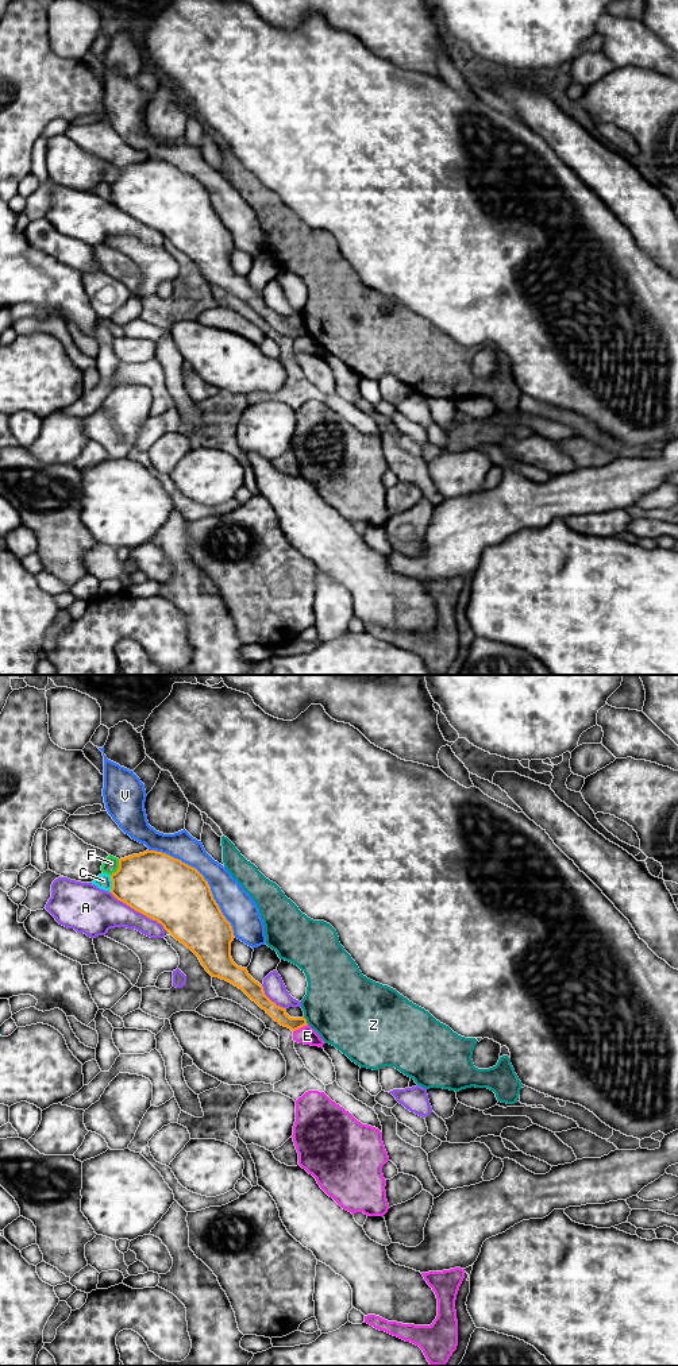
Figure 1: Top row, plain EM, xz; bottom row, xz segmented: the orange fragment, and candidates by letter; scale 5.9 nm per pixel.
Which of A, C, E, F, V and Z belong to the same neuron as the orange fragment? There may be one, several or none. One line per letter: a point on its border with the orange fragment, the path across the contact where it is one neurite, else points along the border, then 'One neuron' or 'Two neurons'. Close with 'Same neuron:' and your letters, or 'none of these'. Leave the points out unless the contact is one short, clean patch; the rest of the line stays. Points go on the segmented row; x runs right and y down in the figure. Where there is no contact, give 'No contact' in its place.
A: Touches orange at xz (138, 911). Two neurons
C: Touches orange at xz (112, 883). Two neurons
E: Touches orange at xz (300, 1027). Boundary: xz (307, 1023), (293, 1031). Two neurons
F: Touches orange at xz (118, 868). Two neurons
V: Touches orange at xz (205, 880). Two neurons
Z: Touches orange at xz (305, 1021). Two neurons
Same neuron: none of these

